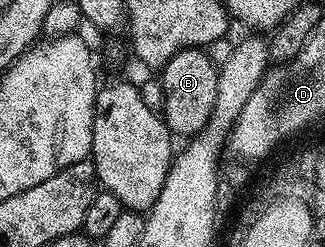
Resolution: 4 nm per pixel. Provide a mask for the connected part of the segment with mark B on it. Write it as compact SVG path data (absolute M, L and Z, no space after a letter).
M195 48L176 52L176 56L172 56L172 60L168 60L168 64L161 67L160 74L162 74L160 113L171 135L193 136L201 134L202 129L209 124L216 104L218 67L212 64L205 49Z

